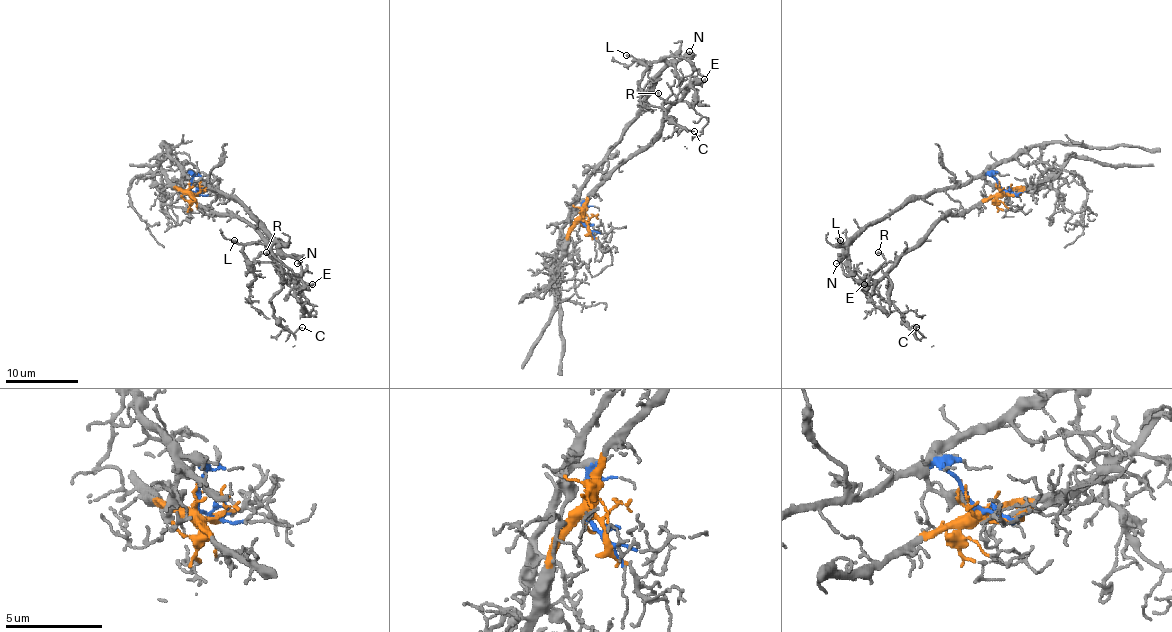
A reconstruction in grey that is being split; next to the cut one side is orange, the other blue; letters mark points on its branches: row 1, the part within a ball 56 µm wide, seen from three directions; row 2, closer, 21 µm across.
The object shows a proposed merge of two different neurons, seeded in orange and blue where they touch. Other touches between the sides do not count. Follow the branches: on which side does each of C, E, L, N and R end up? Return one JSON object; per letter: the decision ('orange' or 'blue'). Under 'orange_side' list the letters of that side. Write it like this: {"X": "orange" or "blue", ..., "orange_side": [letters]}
{"C": "orange", "E": "orange", "L": "blue", "N": "blue", "R": "orange", "orange_side": ["C", "E", "R"]}

